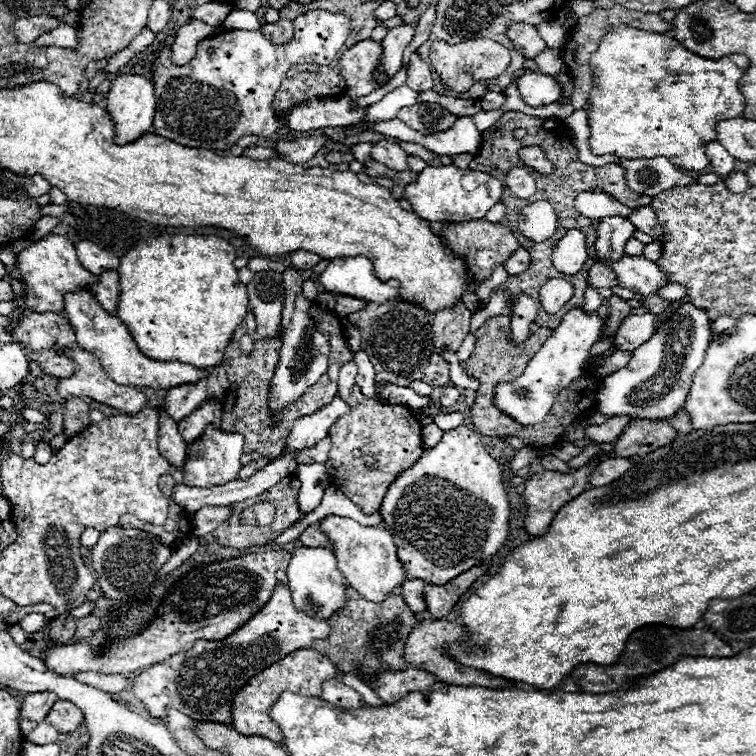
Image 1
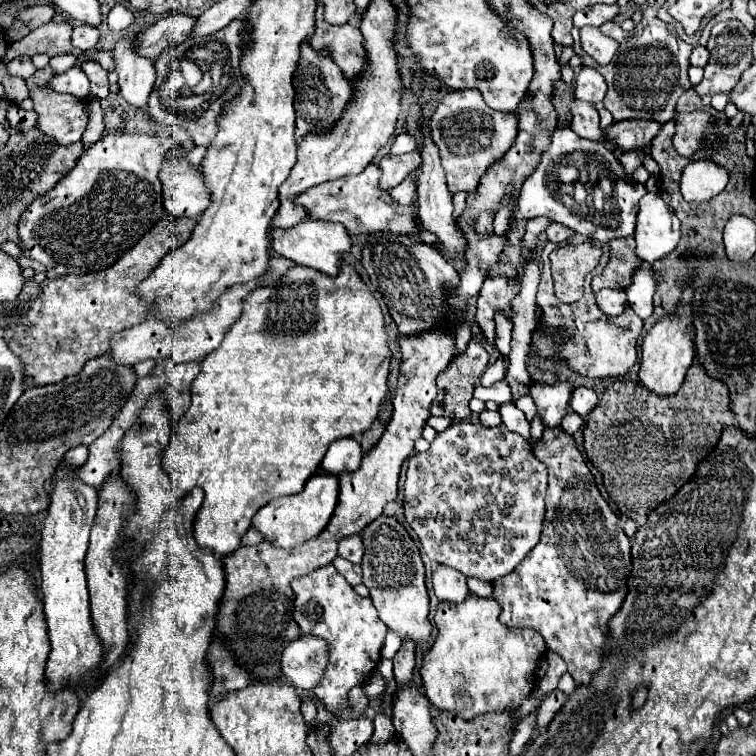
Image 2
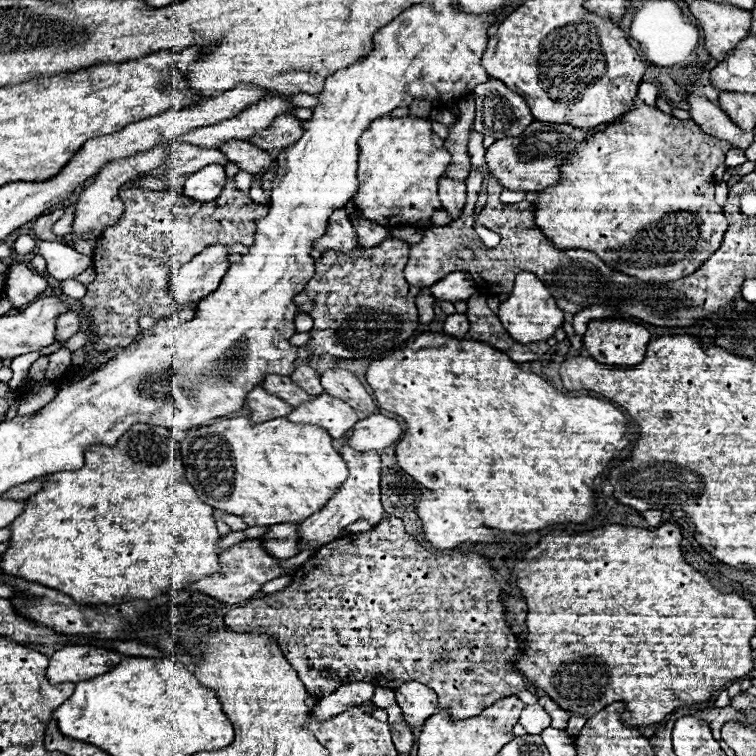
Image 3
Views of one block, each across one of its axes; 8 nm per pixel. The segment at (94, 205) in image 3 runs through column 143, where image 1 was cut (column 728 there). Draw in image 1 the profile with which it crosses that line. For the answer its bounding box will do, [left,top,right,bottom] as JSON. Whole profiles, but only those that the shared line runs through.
[706,142,736,176]

